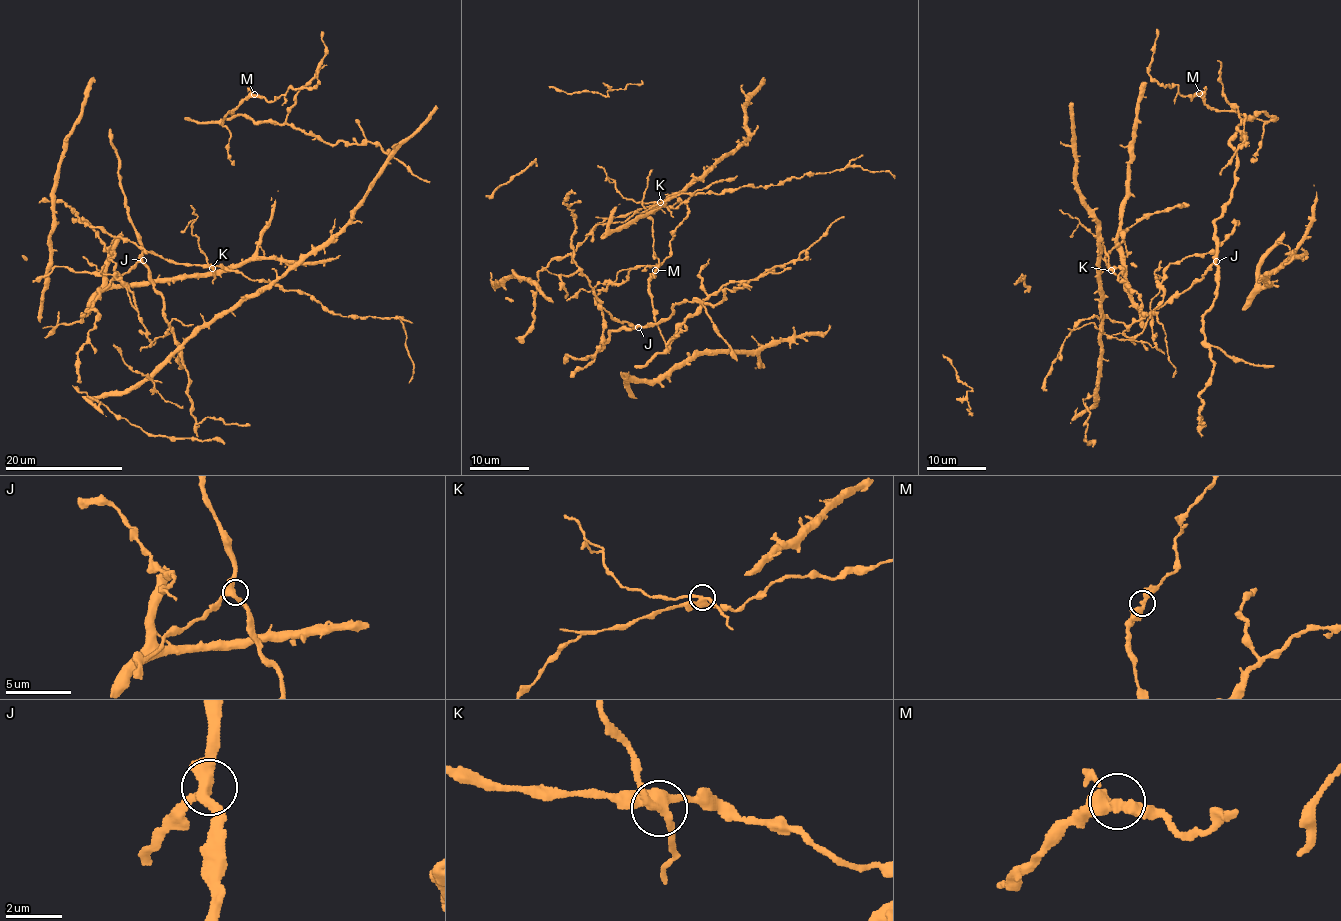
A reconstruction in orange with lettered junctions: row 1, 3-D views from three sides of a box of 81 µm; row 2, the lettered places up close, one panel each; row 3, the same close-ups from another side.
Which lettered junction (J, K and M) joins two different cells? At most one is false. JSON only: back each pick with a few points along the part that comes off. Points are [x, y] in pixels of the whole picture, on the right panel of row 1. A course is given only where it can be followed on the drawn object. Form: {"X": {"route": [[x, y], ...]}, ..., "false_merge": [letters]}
{"K": {"route": [[1111, 270], [1104, 243], [1079, 220], [1059, 210]]}, "false_merge": ["K"]}

